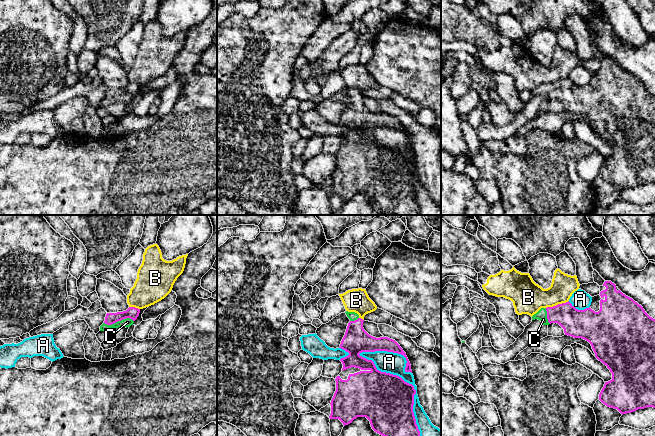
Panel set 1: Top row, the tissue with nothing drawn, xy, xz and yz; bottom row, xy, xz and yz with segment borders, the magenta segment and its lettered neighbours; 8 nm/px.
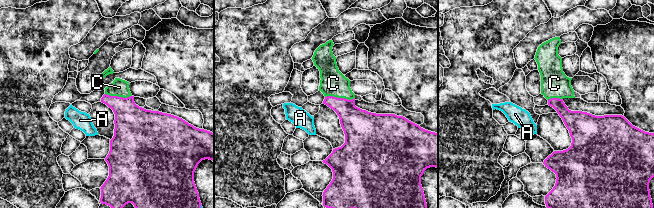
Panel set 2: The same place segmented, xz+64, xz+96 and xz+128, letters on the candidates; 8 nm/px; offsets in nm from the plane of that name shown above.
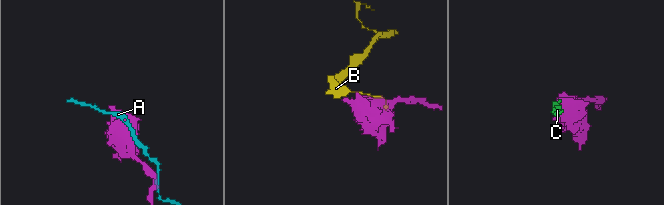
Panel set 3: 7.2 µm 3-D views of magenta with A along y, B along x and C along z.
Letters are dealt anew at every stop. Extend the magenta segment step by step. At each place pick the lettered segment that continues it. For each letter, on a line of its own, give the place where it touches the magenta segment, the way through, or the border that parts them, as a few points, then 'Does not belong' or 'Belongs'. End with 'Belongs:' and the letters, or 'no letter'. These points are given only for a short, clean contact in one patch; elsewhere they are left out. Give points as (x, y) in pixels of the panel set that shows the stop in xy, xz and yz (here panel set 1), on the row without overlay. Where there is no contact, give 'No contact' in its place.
A: Touches magenta at xz (410, 160). Does not belong
B: Touches magenta at yz (558, 80). Does not belong
C: Touches magenta at xy (118, 96). Path across: xy (132, 88), (125, 95), (118, 96), (125, 96), (127, 98). Belongs
Belongs: C

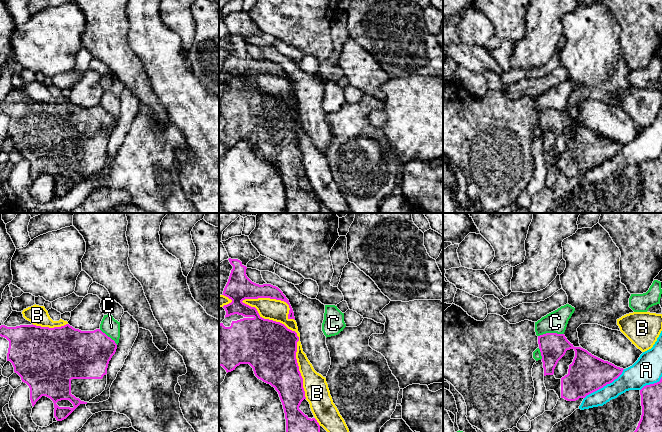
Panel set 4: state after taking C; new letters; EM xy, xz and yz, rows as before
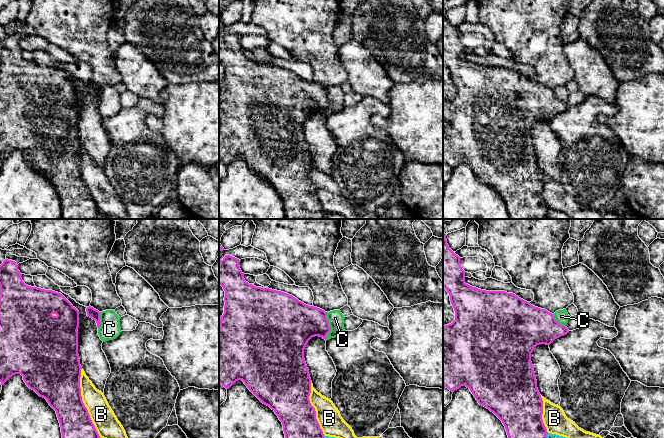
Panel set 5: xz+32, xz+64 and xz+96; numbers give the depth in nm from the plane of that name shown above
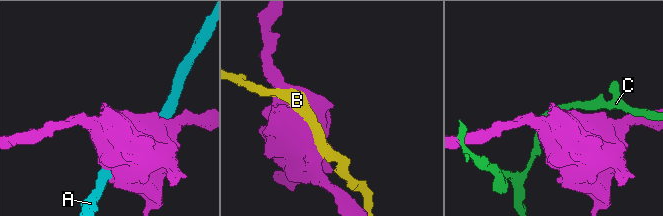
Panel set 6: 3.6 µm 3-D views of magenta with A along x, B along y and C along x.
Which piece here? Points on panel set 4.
A: Touches magenta at yz (604, 161). Does not belong
B: Touches magenta at xz (298, 113). Does not belong
C: Touches magenta at yz (550, 109). Boundary: yz (563, 109), (543, 109), (538, 112). Does not belong
Belongs: no letter

